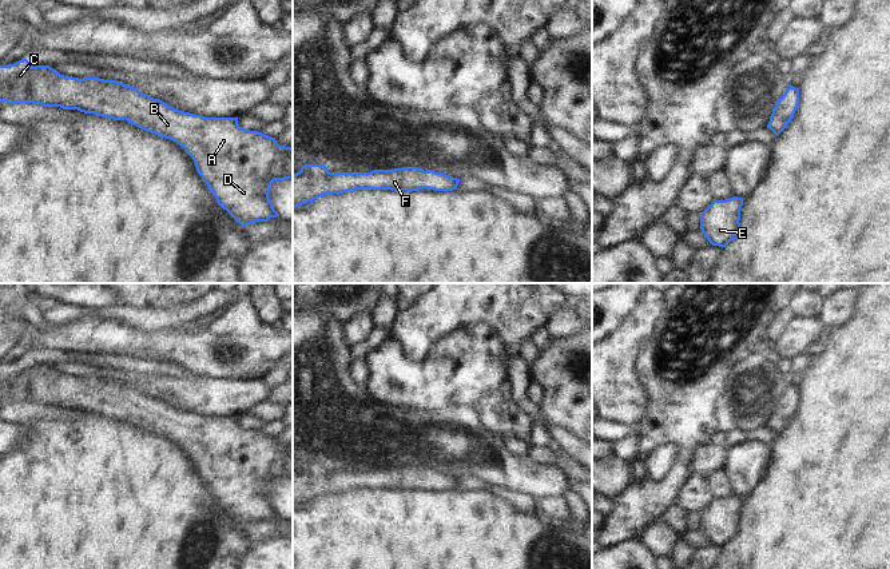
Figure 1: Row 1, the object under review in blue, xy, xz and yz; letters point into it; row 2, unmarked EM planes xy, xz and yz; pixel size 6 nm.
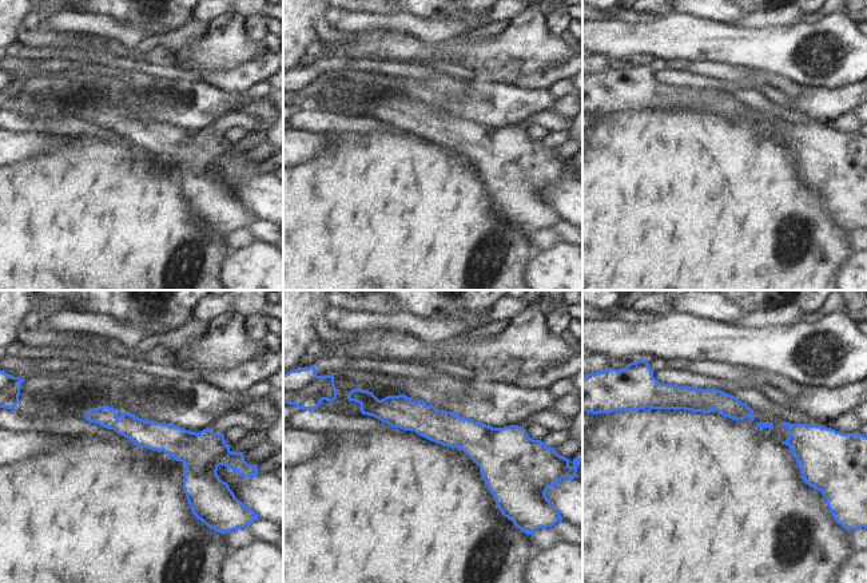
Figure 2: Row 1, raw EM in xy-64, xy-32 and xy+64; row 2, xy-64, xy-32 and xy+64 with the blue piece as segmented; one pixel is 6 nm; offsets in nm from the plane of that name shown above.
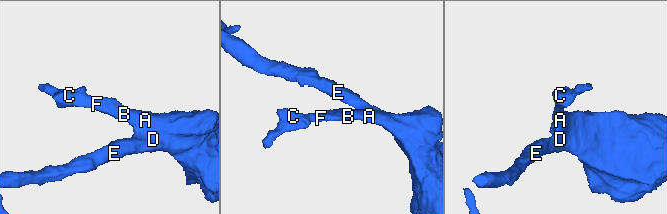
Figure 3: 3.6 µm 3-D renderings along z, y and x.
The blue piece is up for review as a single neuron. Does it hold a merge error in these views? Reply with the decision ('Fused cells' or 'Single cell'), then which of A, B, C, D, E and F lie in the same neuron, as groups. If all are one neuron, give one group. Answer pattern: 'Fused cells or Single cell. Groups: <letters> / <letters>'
Single cell. Groups: A B C D E F.

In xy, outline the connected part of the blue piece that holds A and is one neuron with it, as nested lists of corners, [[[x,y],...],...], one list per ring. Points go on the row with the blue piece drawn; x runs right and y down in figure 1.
[[[23,59],[0,65],[0,103],[3,102],[78,110],[114,120],[126,119],[147,132],[176,142],[192,158],[218,204],[243,227],[279,216],[269,196],[270,186],[274,180],[293,179],[293,148],[279,146],[275,138],[242,128],[238,118],[204,118],[179,111],[115,80],[64,76],[49,65],[31,67]]]

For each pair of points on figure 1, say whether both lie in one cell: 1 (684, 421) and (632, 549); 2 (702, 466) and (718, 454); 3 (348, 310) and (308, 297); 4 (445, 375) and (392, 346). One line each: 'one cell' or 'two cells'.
1: two cells
2: one cell
3: one cell
4: one cell

